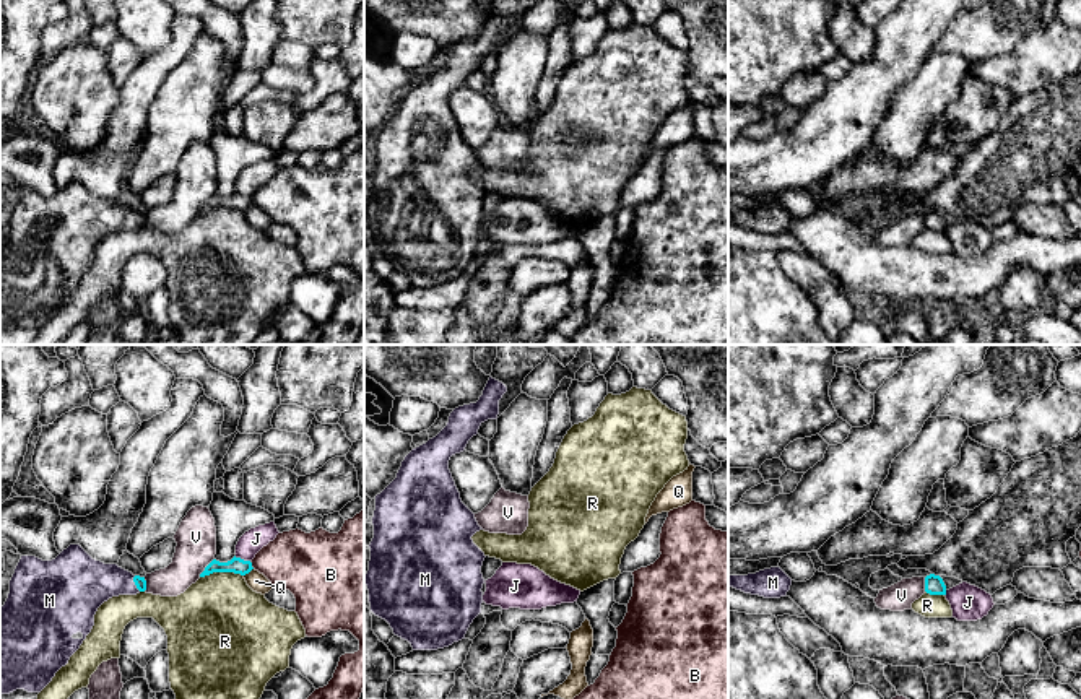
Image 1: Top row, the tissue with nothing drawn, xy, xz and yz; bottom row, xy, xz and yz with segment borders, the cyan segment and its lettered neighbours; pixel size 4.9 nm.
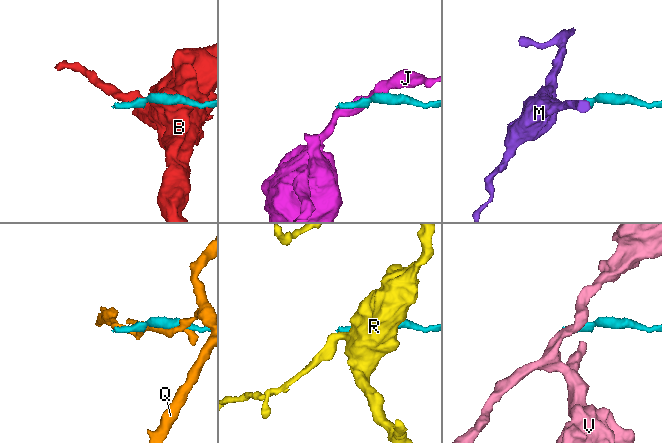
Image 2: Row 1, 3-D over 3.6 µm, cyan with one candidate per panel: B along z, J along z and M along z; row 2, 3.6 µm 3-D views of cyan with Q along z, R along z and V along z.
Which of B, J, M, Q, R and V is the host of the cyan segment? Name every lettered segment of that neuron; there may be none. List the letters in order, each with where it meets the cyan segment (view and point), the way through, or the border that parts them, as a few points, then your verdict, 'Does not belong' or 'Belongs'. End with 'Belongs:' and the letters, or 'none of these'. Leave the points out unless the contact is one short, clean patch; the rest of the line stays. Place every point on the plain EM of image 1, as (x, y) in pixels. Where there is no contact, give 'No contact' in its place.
B: Touches cyan at xy (251, 200). Boundary: xy (249, 197), (254, 204). Does not belong
J: Touches cyan at xy (243, 195). Does not belong
M: Touches cyan at xy (135, 220). Path across: xy (140, 218), (135, 220), (85, 220). Belongs
Q: Touches cyan at xy (247, 208). Does not belong
R: Touches cyan at xy (221, 207). Does not belong
V: Touches cyan at xy (205, 204). Boundary: xy (213, 194), (199, 212). Does not belong
Belongs: M

